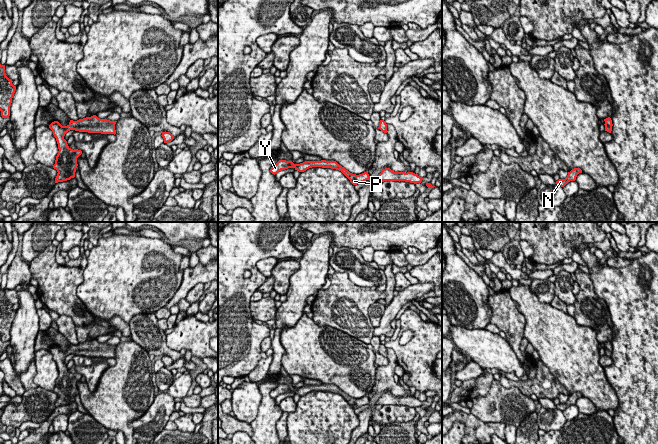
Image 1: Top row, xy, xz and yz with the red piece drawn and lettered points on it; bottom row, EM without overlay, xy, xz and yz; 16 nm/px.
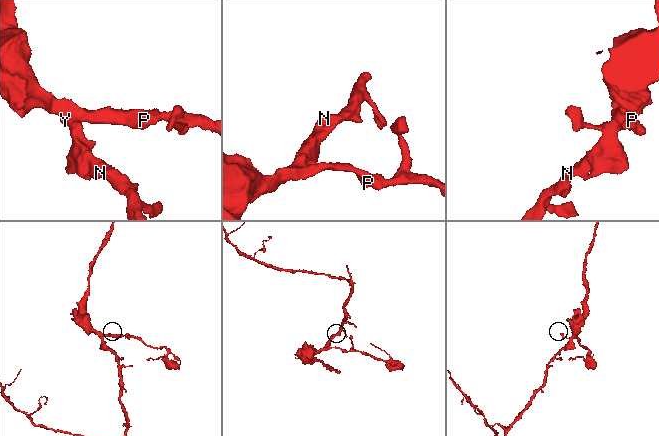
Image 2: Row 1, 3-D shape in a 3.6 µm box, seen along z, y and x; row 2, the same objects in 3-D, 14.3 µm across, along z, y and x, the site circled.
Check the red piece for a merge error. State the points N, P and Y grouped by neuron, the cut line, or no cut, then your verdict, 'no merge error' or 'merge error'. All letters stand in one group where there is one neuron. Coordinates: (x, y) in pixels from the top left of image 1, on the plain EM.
N P Y | no cut | no merge error

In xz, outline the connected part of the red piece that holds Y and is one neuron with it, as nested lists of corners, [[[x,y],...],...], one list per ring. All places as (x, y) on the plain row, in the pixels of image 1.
[[[279,384],[273,391],[271,391],[270,396],[272,398],[277,398],[281,394],[285,394],[288,392],[294,392],[295,394],[299,396],[304,396],[309,392],[312,391],[322,391],[322,392],[331,392],[341,395],[353,409],[360,408],[366,404],[371,405],[370,400],[368,396],[364,396],[362,398],[356,399],[350,397],[348,394],[346,394],[344,391],[339,389],[336,385],[305,385],[300,388],[294,388],[292,385],[286,385],[286,384]]]

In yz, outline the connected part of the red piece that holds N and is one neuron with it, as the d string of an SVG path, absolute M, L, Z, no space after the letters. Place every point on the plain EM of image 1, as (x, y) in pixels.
M574 392L570 396L568 396L568 399L565 403L559 403L558 405L556 405L556 408L564 411L568 406L575 405L579 397L582 397L582 394L580 392Z

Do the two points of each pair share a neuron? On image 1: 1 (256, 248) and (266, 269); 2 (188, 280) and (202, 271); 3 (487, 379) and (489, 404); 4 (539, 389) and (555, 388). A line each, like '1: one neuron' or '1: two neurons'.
1: two neurons
2: one neuron
3: two neurons
4: one neuron

